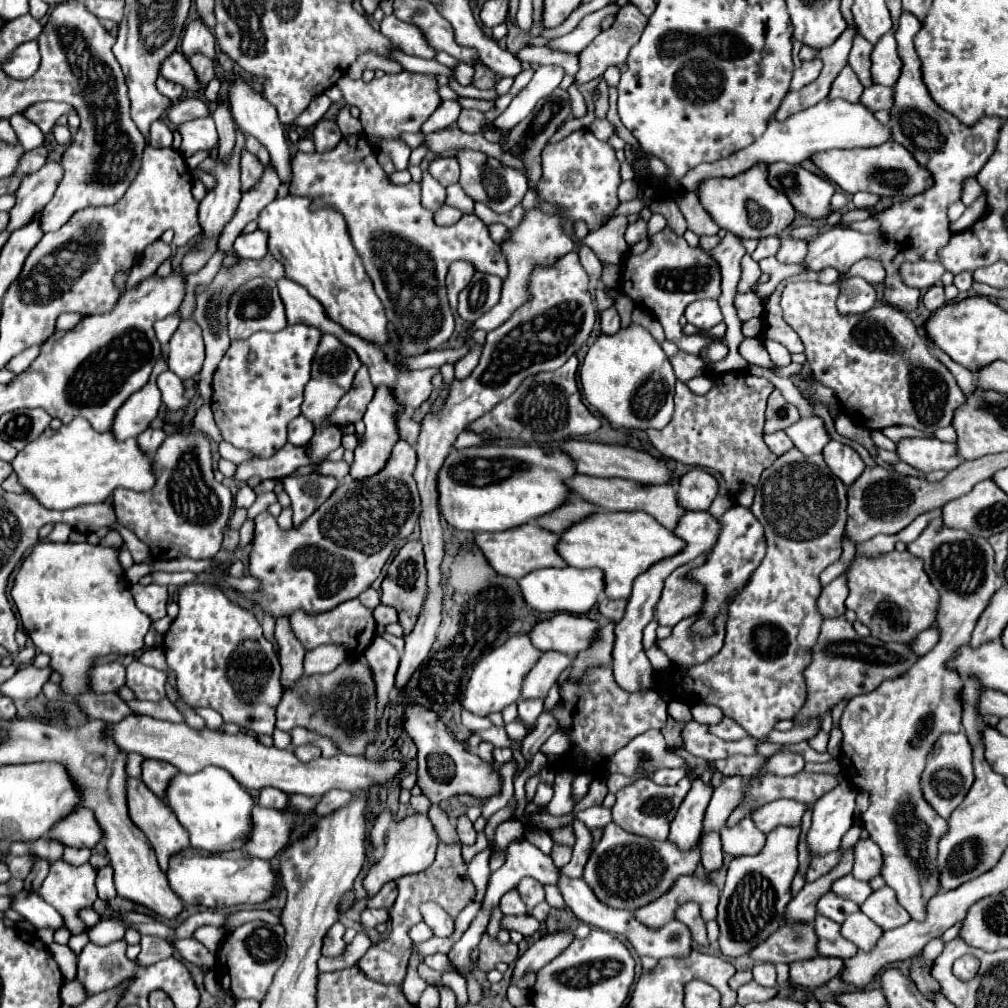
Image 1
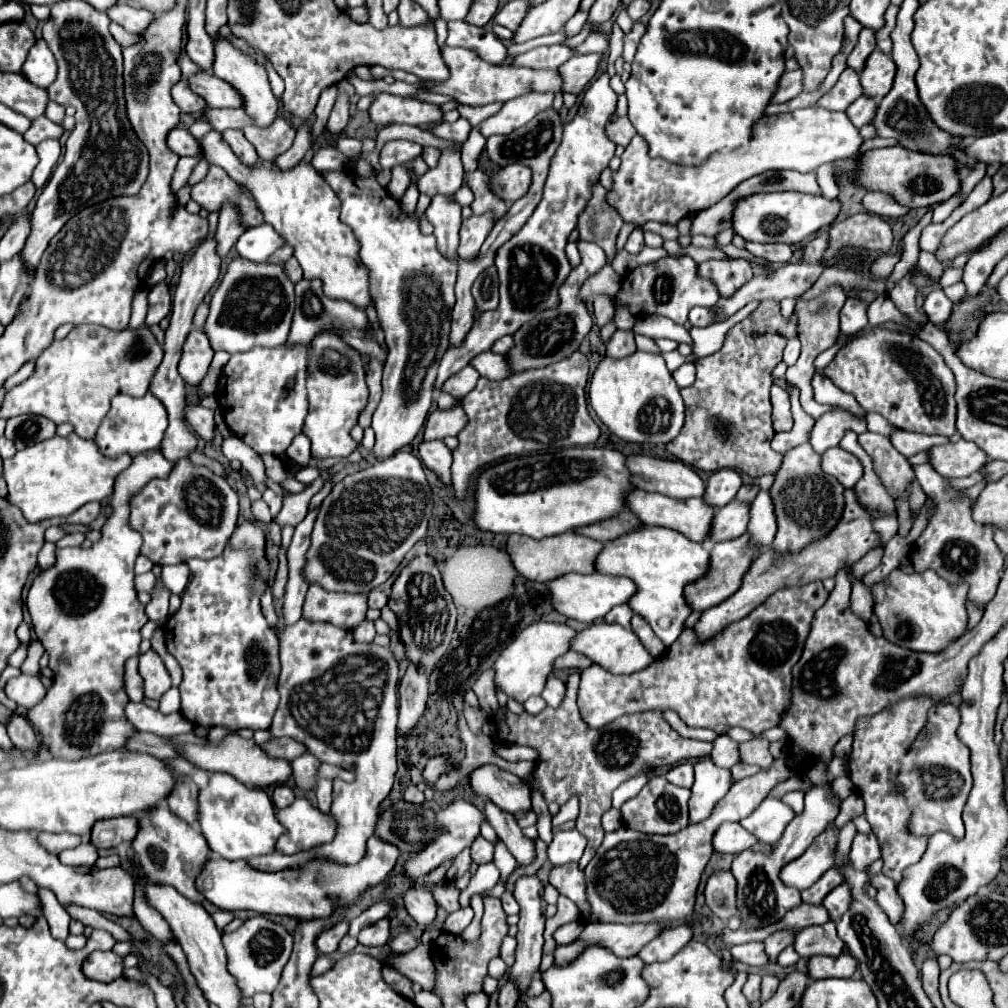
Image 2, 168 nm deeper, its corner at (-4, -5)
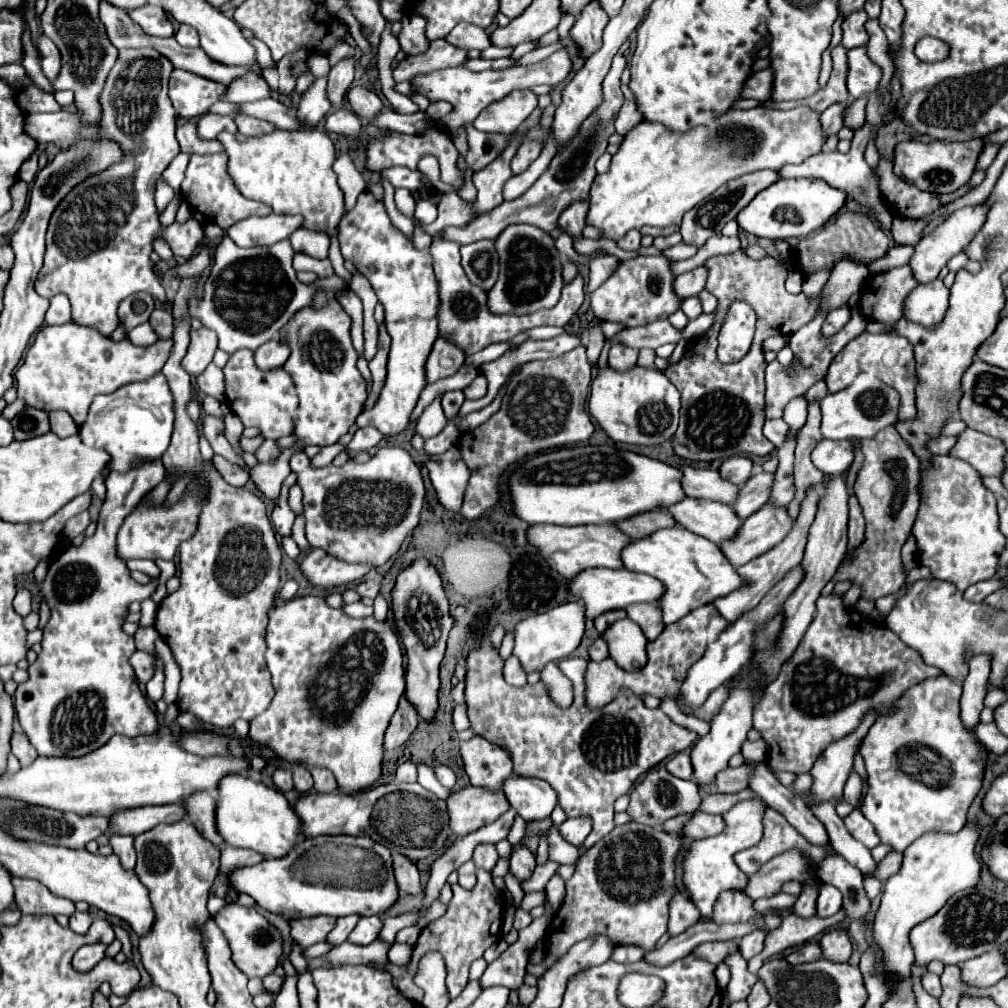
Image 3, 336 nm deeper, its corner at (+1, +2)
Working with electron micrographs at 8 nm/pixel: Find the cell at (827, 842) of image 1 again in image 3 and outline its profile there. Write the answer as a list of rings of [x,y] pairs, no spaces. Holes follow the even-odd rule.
[[[790,850],[786,854],[774,856],[770,862],[762,864],[758,872],[748,878],[746,888],[742,890],[750,900],[770,898],[780,892],[780,886],[788,880],[804,882],[814,876],[814,866],[798,854],[798,850]]]

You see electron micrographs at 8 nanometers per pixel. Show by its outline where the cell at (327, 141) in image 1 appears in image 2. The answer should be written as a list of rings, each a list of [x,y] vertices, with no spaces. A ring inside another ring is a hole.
[[[343,91],[343,93],[339,93],[335,107],[331,111],[331,117],[327,121],[327,131],[333,135],[339,135],[345,129],[347,119],[349,119],[349,95]]]

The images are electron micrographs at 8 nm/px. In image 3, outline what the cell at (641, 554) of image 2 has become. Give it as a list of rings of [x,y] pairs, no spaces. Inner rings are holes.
[[[682,526],[658,530],[648,538],[630,542],[622,552],[622,560],[628,570],[646,572],[658,578],[666,586],[666,594],[662,596],[662,602],[660,602],[664,624],[678,622],[694,608],[710,604],[716,598],[722,598],[748,584],[744,578],[738,576],[736,568],[728,562],[728,558],[722,554],[718,544],[698,534],[692,534],[690,530]],[[696,590],[706,590],[706,594],[700,600],[696,600],[694,598]]]

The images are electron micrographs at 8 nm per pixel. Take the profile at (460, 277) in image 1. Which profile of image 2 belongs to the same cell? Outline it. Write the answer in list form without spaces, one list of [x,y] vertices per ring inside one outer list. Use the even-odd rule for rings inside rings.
[[[491,213],[485,215],[473,215],[469,219],[463,219],[461,225],[461,241],[459,241],[459,259],[473,261],[479,255],[479,249],[491,231],[491,225],[495,225]]]

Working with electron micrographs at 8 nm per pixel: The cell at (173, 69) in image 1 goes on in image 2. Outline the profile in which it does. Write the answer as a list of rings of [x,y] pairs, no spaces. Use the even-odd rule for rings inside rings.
[[[193,73],[187,77],[187,83],[191,91],[205,99],[209,107],[239,107],[239,93],[235,93],[231,85],[225,85],[225,81],[213,73]]]

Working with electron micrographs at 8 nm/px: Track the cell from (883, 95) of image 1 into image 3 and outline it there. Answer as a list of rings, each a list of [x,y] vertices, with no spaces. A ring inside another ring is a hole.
[[[834,104],[834,106],[828,106],[820,114],[820,124],[822,124],[822,132],[824,134],[836,134],[840,128],[844,128],[844,122],[842,122],[844,106],[846,104]]]

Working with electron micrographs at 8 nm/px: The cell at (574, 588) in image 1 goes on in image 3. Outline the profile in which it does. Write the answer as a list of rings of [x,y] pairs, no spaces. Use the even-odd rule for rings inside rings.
[[[590,568],[590,570],[584,570],[582,574],[578,574],[574,580],[572,580],[572,586],[570,586],[570,592],[584,602],[586,606],[586,618],[594,620],[596,616],[608,612],[608,610],[620,610],[620,608],[626,608],[630,604],[640,604],[640,602],[646,602],[646,604],[658,604],[662,594],[664,594],[664,586],[660,580],[648,576],[648,574],[638,574],[638,572],[632,572],[632,570],[612,570],[612,568]]]

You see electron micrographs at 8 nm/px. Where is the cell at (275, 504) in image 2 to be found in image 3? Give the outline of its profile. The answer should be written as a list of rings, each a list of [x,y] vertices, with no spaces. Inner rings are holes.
[[[330,298],[328,304],[322,306],[322,308],[306,306],[306,308],[298,310],[290,318],[290,322],[280,330],[280,342],[290,340],[288,342],[288,346],[290,346],[290,358],[286,360],[286,364],[282,368],[292,376],[294,386],[298,390],[298,398],[300,398],[300,404],[298,404],[296,414],[294,414],[294,436],[298,438],[298,442],[288,446],[288,448],[280,448],[280,454],[278,454],[276,460],[272,460],[272,462],[260,462],[258,466],[254,466],[250,470],[254,488],[266,500],[278,498],[282,480],[288,476],[288,462],[290,462],[290,458],[296,452],[302,452],[306,446],[312,446],[312,444],[318,444],[318,446],[330,446],[330,444],[334,444],[340,436],[344,436],[348,432],[348,428],[356,422],[358,414],[362,412],[362,404],[366,402],[368,394],[366,394],[366,380],[362,378],[360,370],[356,368],[358,354],[356,354],[356,350],[352,346],[352,340],[350,340],[350,324],[352,324],[352,318],[346,314],[346,310],[340,306],[340,302],[336,298]],[[290,330],[296,330],[296,338],[288,338]]]

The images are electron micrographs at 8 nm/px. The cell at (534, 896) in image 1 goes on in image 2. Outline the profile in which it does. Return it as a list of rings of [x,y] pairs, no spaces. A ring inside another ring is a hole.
[[[533,875],[533,877],[521,877],[515,883],[515,891],[513,891],[517,903],[521,905],[521,913],[519,913],[519,933],[517,933],[517,959],[513,963],[513,967],[509,969],[509,977],[519,981],[519,989],[521,993],[525,993],[533,973],[539,969],[541,965],[541,955],[543,955],[543,927],[545,927],[545,901],[543,901],[543,883]]]

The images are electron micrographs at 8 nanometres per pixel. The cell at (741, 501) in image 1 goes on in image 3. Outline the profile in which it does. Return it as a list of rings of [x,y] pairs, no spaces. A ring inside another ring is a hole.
[[[824,379],[815,383],[805,394],[806,400],[808,403],[813,402],[814,400],[821,400],[828,394],[828,389]]]

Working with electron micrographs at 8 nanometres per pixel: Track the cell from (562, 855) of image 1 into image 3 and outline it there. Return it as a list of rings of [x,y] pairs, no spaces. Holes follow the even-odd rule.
[[[578,816],[578,818],[568,818],[564,824],[558,826],[560,834],[564,836],[564,840],[568,840],[574,846],[582,846],[582,842],[586,840],[586,836],[592,830],[592,820],[590,816]]]

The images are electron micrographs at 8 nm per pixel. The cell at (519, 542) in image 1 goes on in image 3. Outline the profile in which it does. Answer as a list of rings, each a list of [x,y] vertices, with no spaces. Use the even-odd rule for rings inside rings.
[[[536,524],[528,530],[528,542],[540,550],[540,554],[550,562],[550,568],[558,570],[564,578],[572,580],[576,574],[588,568],[624,568],[620,552],[632,542],[616,524],[600,526],[556,526],[556,524]]]

